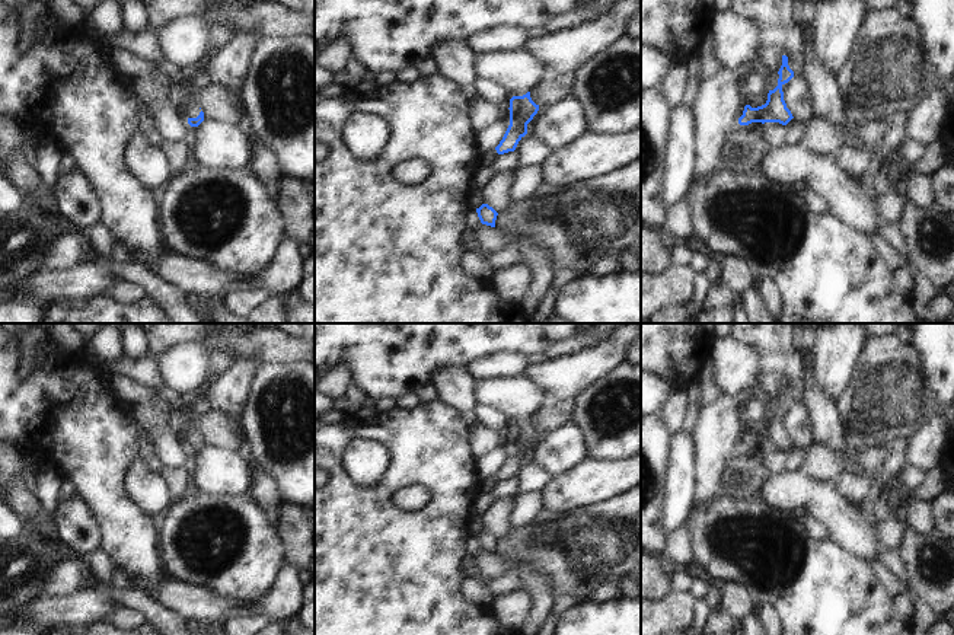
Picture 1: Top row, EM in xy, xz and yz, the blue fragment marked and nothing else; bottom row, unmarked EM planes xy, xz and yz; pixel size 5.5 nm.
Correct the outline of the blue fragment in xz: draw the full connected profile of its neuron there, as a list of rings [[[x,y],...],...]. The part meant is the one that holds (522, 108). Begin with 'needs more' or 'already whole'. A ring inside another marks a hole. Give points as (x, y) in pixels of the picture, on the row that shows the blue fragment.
needs more; [[[521,48],[476,54],[475,71],[510,99],[510,125],[495,150],[498,154],[514,151],[539,111],[539,105],[530,98],[530,89],[545,79],[548,67]]]

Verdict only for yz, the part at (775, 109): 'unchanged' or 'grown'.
grown

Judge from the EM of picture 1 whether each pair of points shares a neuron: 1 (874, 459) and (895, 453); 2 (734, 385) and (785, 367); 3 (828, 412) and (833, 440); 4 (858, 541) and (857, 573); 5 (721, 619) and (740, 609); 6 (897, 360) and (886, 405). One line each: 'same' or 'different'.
1: different
2: different
3: same
4: different
5: different
6: same

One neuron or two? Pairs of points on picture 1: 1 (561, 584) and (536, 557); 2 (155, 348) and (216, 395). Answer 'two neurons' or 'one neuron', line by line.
1: one neuron
2: two neurons

